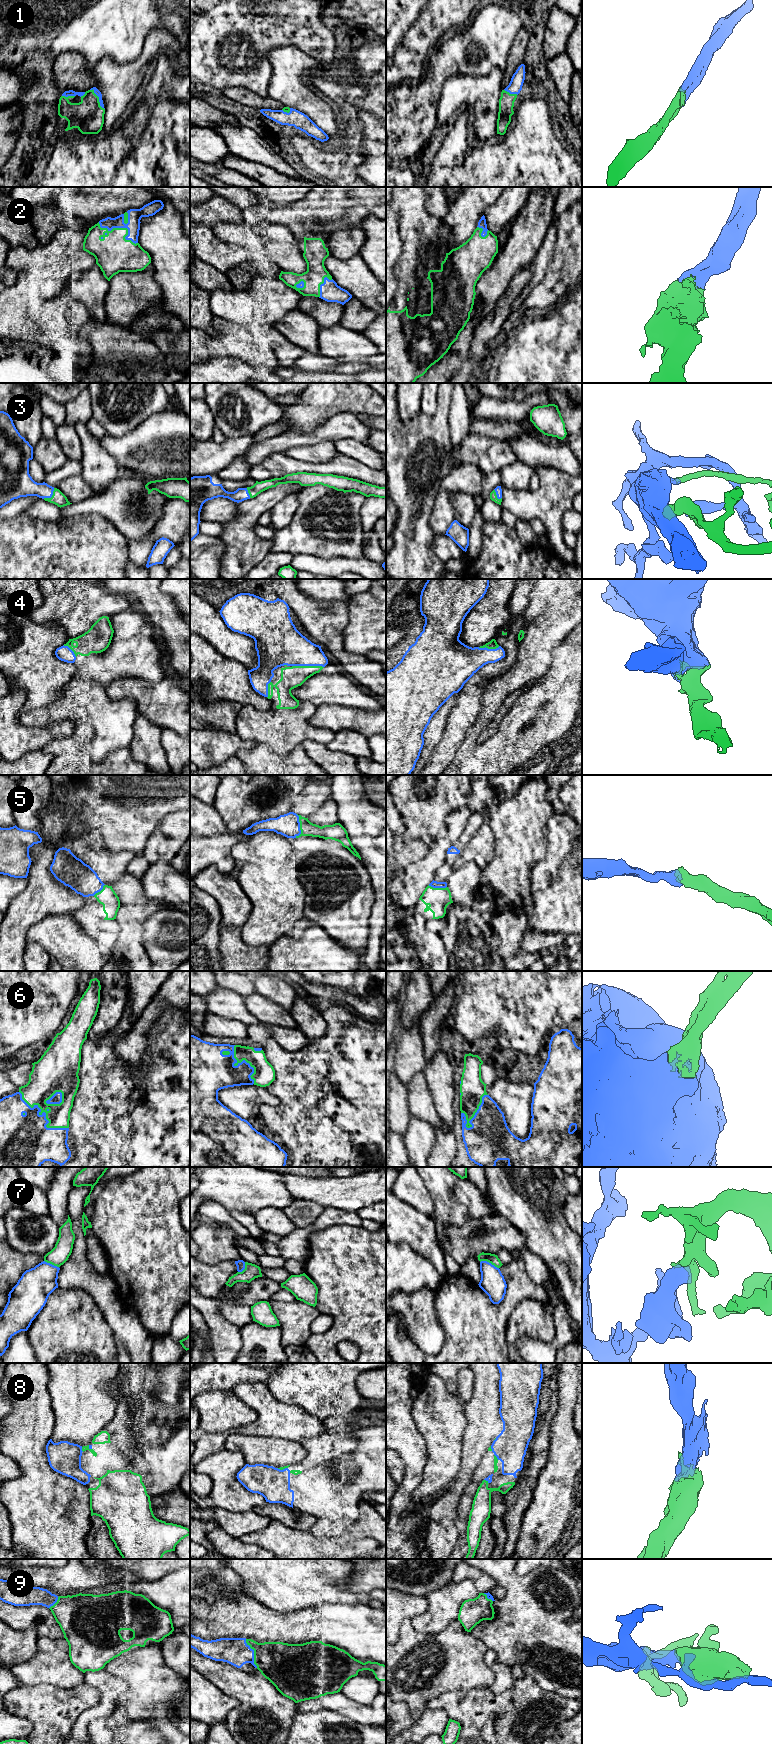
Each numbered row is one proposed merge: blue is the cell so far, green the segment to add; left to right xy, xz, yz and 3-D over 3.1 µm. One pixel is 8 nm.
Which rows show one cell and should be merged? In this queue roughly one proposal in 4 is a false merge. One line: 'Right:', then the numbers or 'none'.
Right: 1, 2, 3, 4, 5, 6, 8, 9

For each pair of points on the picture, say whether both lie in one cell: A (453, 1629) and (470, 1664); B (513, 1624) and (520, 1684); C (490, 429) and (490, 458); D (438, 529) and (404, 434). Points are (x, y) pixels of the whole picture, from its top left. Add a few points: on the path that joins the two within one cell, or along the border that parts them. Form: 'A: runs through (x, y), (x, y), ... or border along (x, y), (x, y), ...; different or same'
A: runs through (454, 1638), (454, 1648), (461, 1655); same
B: border along (510, 1667), (519, 1665), (535, 1680); different
C: border along (470, 431), (476, 434), (489, 435), (503, 441); different
D: border along (440, 492), (431, 516), (431, 530), (435, 534); different

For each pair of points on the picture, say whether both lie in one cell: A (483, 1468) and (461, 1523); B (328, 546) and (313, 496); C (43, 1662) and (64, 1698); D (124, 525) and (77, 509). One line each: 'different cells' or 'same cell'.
A: same cell
B: same cell
C: different cells
D: same cell

